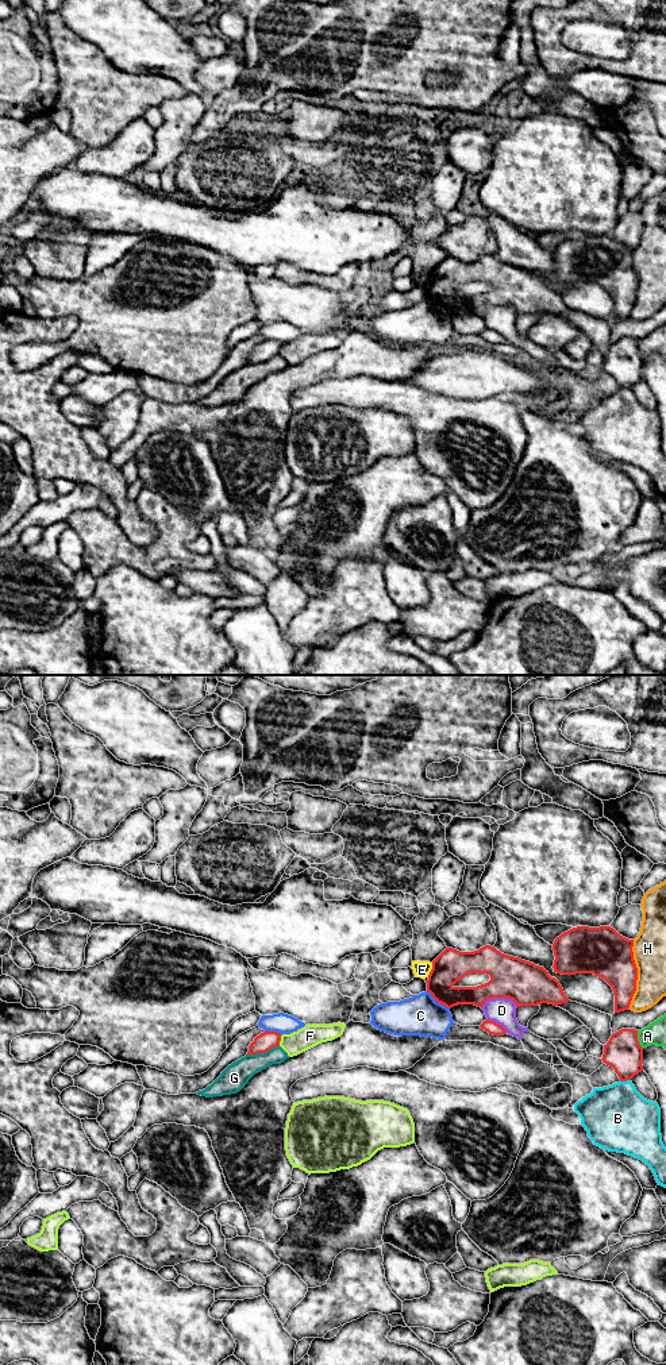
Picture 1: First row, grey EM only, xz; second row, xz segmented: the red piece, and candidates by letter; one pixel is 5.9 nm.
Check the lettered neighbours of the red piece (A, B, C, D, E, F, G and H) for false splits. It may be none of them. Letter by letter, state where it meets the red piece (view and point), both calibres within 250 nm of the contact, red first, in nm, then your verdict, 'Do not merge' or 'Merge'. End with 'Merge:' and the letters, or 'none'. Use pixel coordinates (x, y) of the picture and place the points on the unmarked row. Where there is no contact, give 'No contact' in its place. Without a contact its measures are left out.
A: Touches red at xz (636, 349). Thickness 220 nm (red) against 130 nm. Do not merge
B: Touches red at xz (624, 389). Thickness 220 nm (red) against 400 nm. Do not merge
C: Touches red at xz (438, 311). Thickness 200 nm (red) against 240 nm. Do not merge
D: Touches red at xz (499, 305). Thickness 260 nm (red) against 160 nm. Do not merge
E: Touches red at xz (431, 278). Thickness 200 nm (red) against 100 nm. Do not merge
F: Touches red at xz (280, 349). Thickness 110 nm (red) against 140 nm. Do not merge
G: Touches red at xz (262, 361). Thickness 110 nm (red) against 160 nm. Do not merge
H: Touches red at xz (636, 282). Thickness 280 nm (red) against 190 nm. Do not merge
Merge: none

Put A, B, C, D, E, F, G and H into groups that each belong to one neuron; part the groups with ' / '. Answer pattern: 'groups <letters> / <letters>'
groups A / B / C D E / F / G / H

